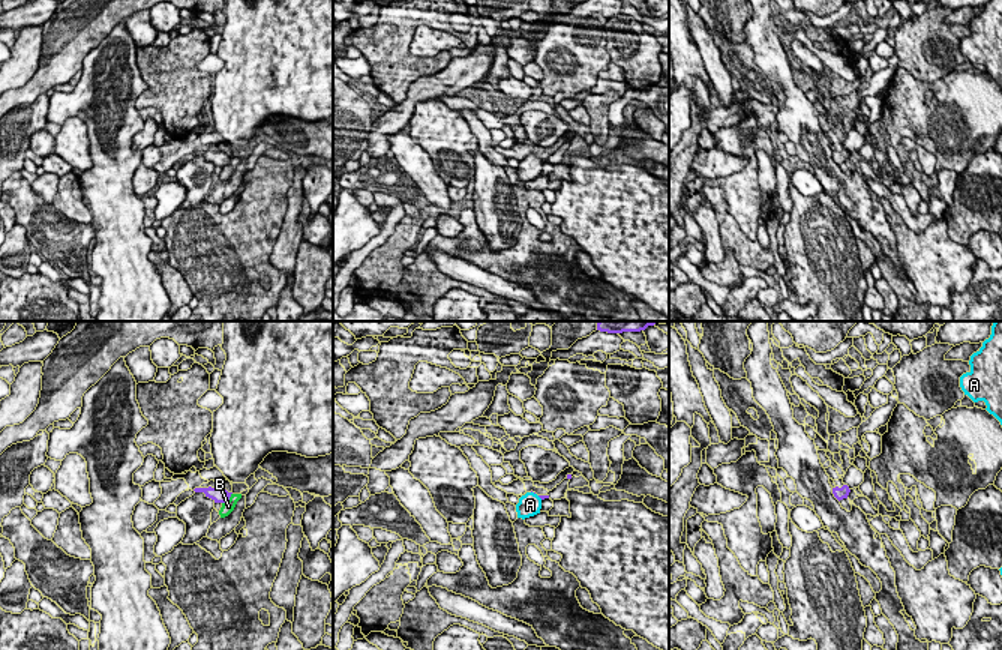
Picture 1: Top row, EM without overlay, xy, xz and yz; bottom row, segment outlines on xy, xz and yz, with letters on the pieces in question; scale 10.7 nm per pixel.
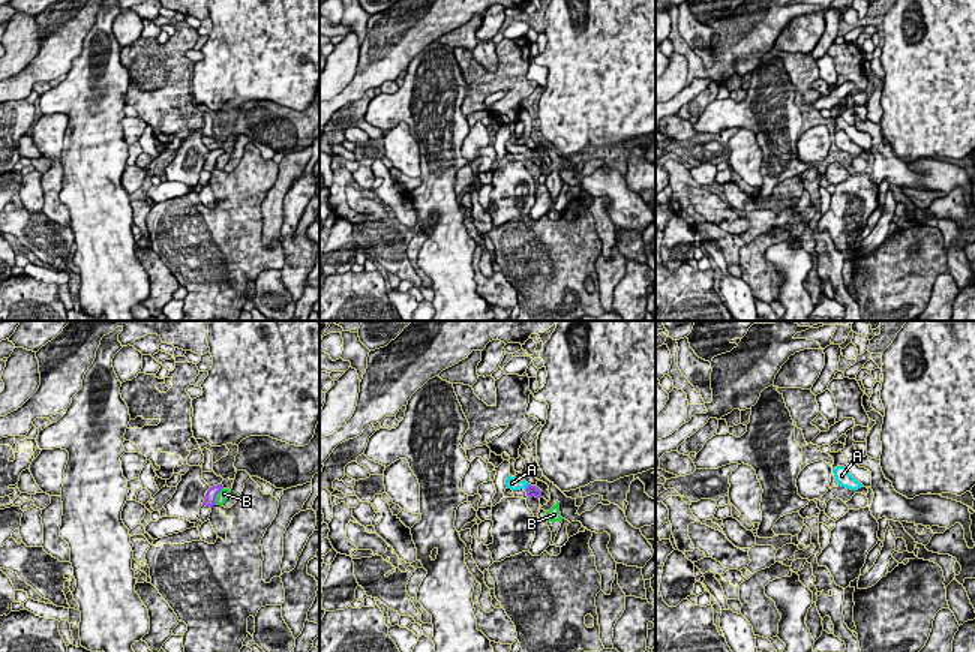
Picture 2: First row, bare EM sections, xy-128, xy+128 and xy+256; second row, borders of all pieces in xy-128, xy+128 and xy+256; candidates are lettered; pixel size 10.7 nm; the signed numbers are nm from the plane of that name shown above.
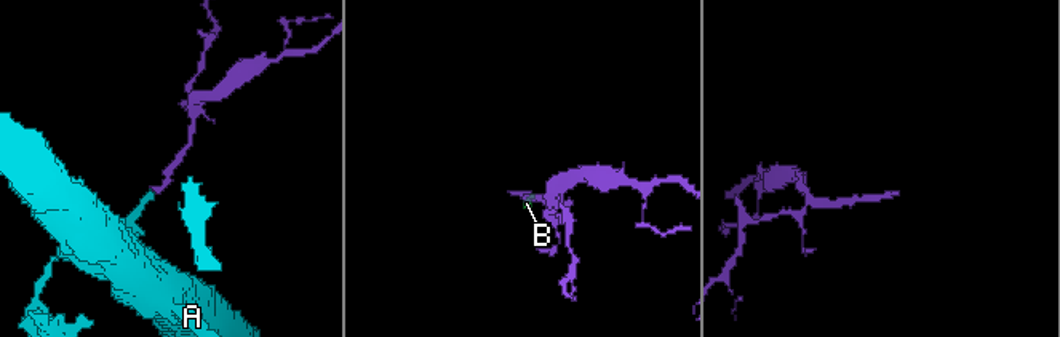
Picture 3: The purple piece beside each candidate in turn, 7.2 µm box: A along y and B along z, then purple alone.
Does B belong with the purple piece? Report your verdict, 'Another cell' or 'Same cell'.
Another cell

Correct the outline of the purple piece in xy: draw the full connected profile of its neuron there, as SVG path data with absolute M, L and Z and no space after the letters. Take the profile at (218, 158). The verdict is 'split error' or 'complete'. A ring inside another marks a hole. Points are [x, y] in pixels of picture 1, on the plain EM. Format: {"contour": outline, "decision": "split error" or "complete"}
{"contour": "M195 152L195 156L204 156L206 161L212 162L214 167L225 167L230 164L232 156L228 156L224 152Z", "decision": "complete"}

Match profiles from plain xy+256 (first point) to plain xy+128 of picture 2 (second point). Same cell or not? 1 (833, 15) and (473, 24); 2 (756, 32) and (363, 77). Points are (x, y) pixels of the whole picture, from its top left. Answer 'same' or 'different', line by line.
1: different
2: same

